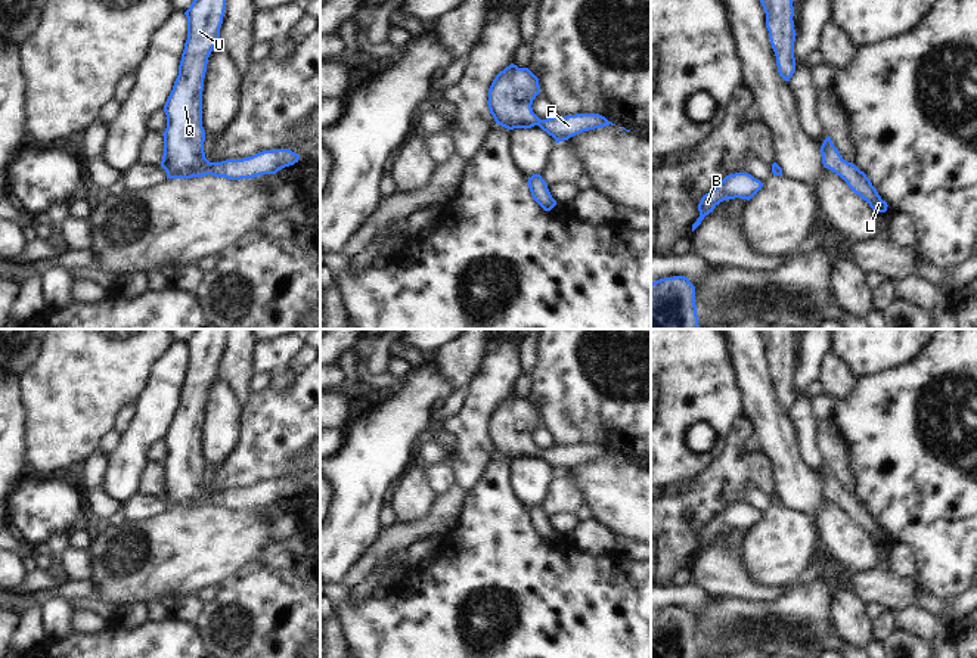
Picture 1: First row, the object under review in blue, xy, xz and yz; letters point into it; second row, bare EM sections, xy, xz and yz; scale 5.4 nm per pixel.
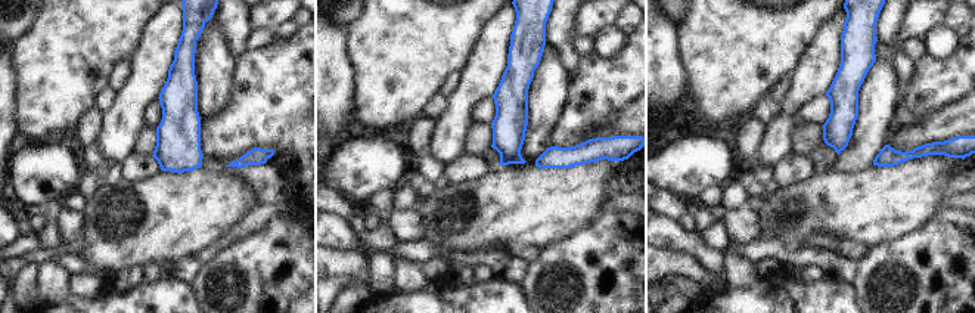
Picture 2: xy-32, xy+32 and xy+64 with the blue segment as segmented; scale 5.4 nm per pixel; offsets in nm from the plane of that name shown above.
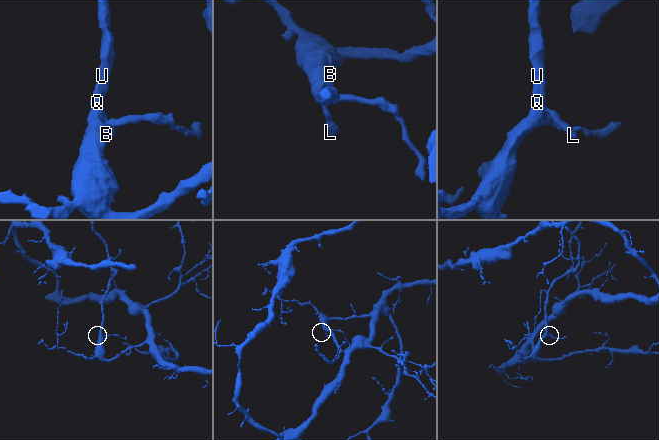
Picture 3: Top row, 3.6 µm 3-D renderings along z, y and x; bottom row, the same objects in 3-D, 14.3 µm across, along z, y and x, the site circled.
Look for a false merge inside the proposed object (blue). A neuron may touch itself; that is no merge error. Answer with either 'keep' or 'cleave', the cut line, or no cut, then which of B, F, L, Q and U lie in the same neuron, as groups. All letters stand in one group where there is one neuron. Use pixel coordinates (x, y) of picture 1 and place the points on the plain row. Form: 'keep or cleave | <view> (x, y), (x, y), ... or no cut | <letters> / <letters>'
keep | no cut | B F L Q U

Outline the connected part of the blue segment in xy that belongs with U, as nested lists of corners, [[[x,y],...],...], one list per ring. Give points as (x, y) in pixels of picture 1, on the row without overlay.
[[[195,329],[184,342],[187,370],[179,395],[179,406],[164,435],[167,459],[161,497],[167,509],[226,508],[229,510],[254,509],[276,505],[298,493],[300,485],[289,479],[263,481],[242,490],[210,493],[205,488],[202,457],[202,420],[207,394],[220,372],[220,357],[226,329]]]

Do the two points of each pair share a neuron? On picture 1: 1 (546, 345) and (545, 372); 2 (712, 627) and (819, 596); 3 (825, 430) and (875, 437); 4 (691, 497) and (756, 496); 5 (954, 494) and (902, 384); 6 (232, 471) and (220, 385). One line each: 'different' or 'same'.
1: same
2: same
3: different
4: different
5: same
6: different

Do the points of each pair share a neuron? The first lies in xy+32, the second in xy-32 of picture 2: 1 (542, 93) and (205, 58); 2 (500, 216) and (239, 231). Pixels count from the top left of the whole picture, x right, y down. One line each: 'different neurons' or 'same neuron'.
1: same neuron
2: different neurons

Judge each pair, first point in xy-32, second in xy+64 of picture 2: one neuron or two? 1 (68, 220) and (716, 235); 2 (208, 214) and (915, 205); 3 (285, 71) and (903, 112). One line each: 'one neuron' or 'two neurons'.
1: two neurons
2: one neuron
3: one neuron

